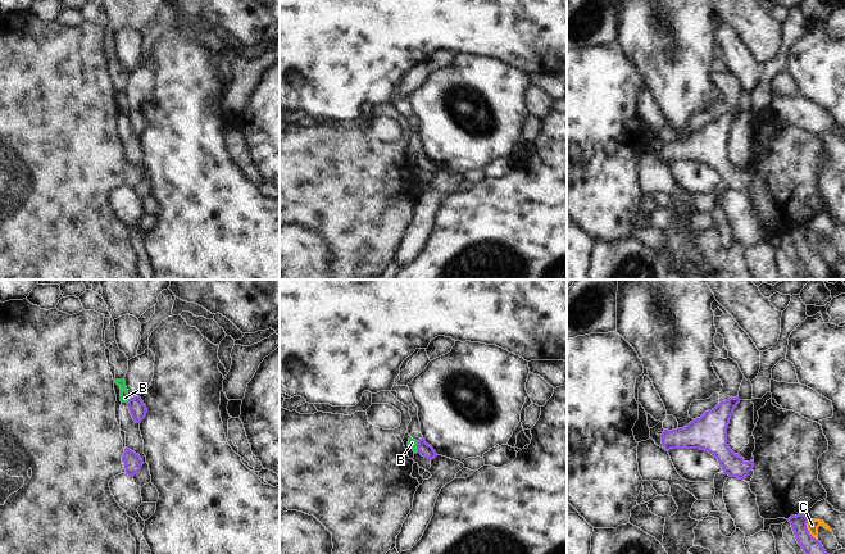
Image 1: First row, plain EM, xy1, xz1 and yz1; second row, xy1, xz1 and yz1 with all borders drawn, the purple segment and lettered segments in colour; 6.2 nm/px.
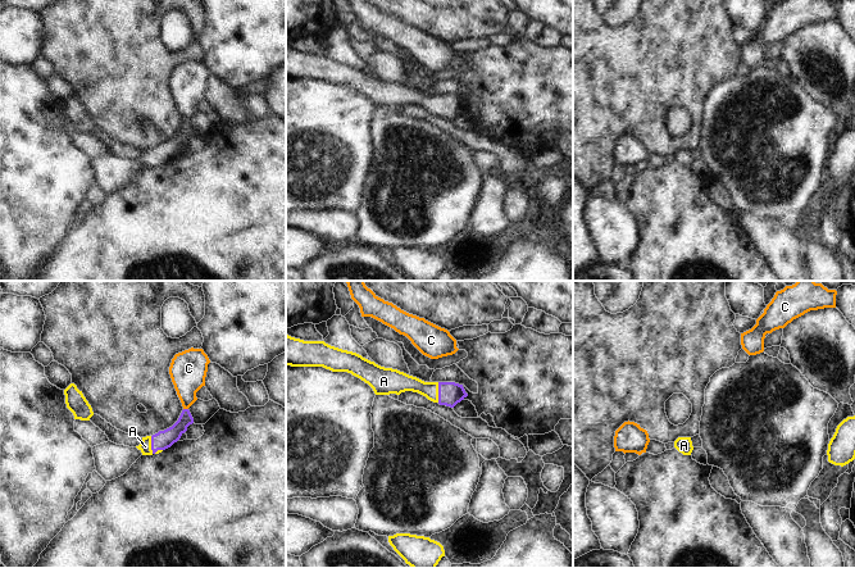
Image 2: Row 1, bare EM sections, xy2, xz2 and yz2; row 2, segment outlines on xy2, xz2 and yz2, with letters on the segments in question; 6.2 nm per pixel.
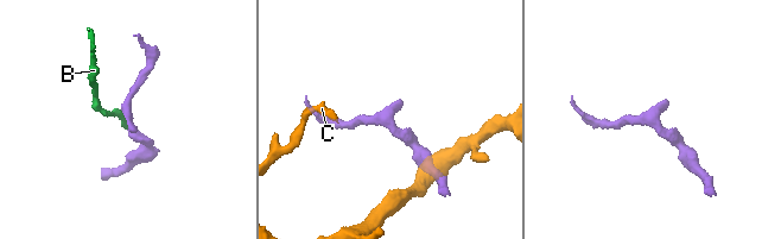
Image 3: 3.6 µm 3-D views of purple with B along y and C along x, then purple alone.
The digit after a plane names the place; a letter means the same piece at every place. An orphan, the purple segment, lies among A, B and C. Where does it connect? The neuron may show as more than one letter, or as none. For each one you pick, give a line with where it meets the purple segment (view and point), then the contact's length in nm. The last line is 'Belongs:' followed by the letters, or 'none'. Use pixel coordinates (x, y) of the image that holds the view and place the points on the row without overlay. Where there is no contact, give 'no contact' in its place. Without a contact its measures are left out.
A: contact xy2 (151, 162); length 120 nm
Belongs: A

